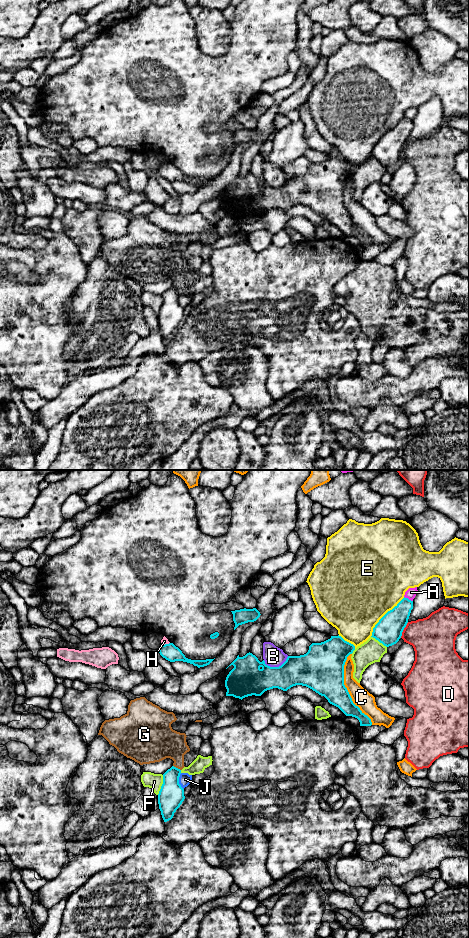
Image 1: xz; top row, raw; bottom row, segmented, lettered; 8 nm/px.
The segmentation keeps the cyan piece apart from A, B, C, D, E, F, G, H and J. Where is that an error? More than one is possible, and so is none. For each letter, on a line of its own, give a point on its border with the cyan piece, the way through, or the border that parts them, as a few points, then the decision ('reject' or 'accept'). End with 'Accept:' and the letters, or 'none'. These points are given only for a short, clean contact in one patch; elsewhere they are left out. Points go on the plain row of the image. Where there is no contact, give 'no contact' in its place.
A: contact xz (407, 118); reject
B: contact xz (275, 187); reject
C: contact xz (346, 209); reject
D: contact xz (403, 149); reject
E: contact xz (383, 136); reject
F: contact xz (162, 305); reject
G: contact xz (177, 288); reject
H: contact xz (165, 164); border xz (169, 162), (161, 165); reject
J: contact xz (178, 301); border xz (180, 293), (179, 304), (183, 309); reject
Accept: none

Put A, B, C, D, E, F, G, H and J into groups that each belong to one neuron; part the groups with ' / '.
A / B / C / D / E / F / G / H / J

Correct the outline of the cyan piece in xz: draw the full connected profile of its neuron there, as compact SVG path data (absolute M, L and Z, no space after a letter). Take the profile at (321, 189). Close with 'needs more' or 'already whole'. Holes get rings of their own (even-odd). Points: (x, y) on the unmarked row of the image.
M331 156L330 159L321 163L312 163L306 174L300 176L288 176L286 181L279 187L270 187L265 184L263 180L260 182L258 178L252 173L247 173L245 176L237 178L229 185L234 188L229 192L225 200L225 207L227 209L226 216L233 216L235 218L243 219L248 216L261 216L265 211L278 208L287 211L293 206L306 206L321 216L324 216L328 222L338 227L346 236L352 236L359 240L360 246L371 246L371 239L365 235L358 226L356 226L344 205L344 185L347 177L353 173L355 166L345 161L341 156Z; already whole

